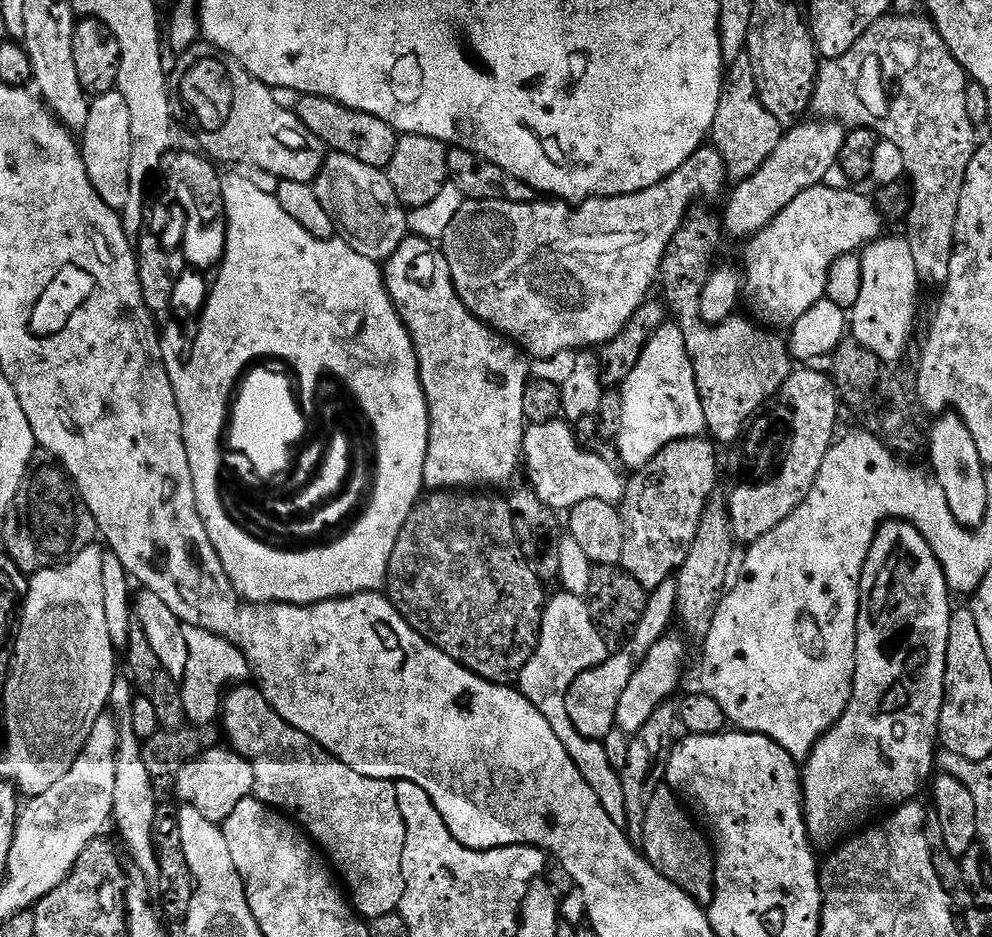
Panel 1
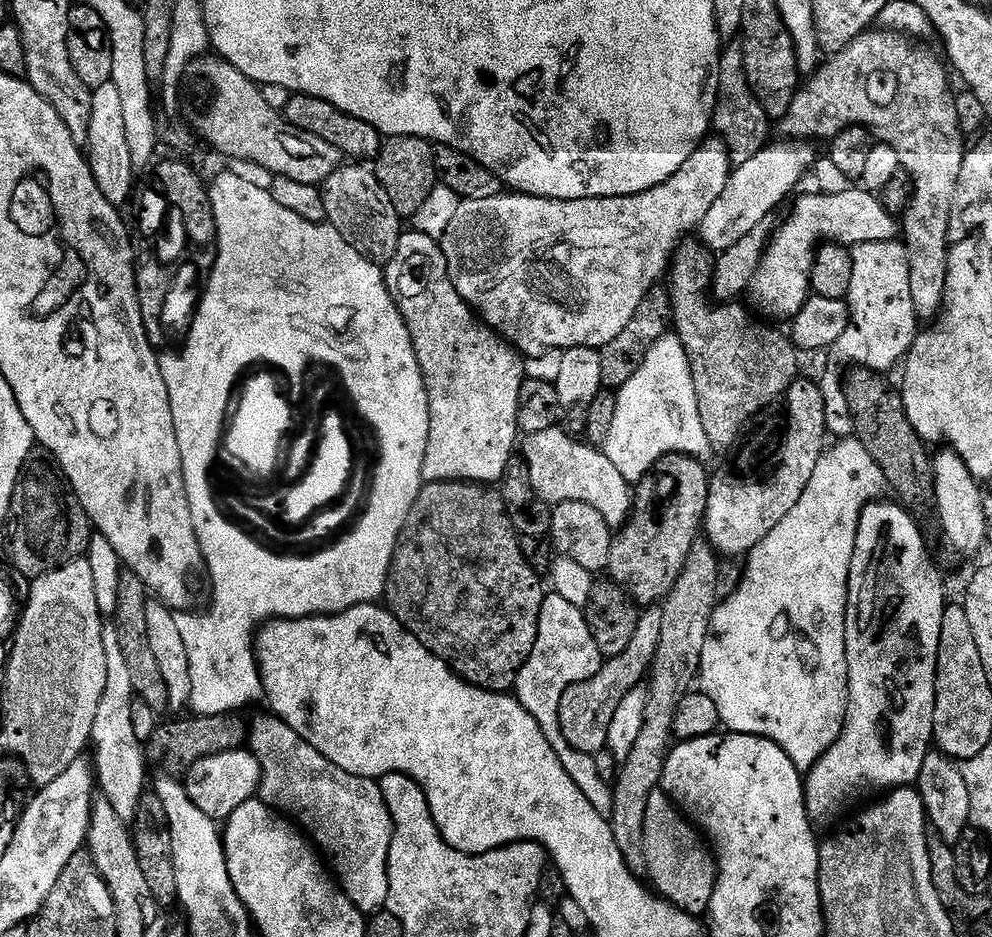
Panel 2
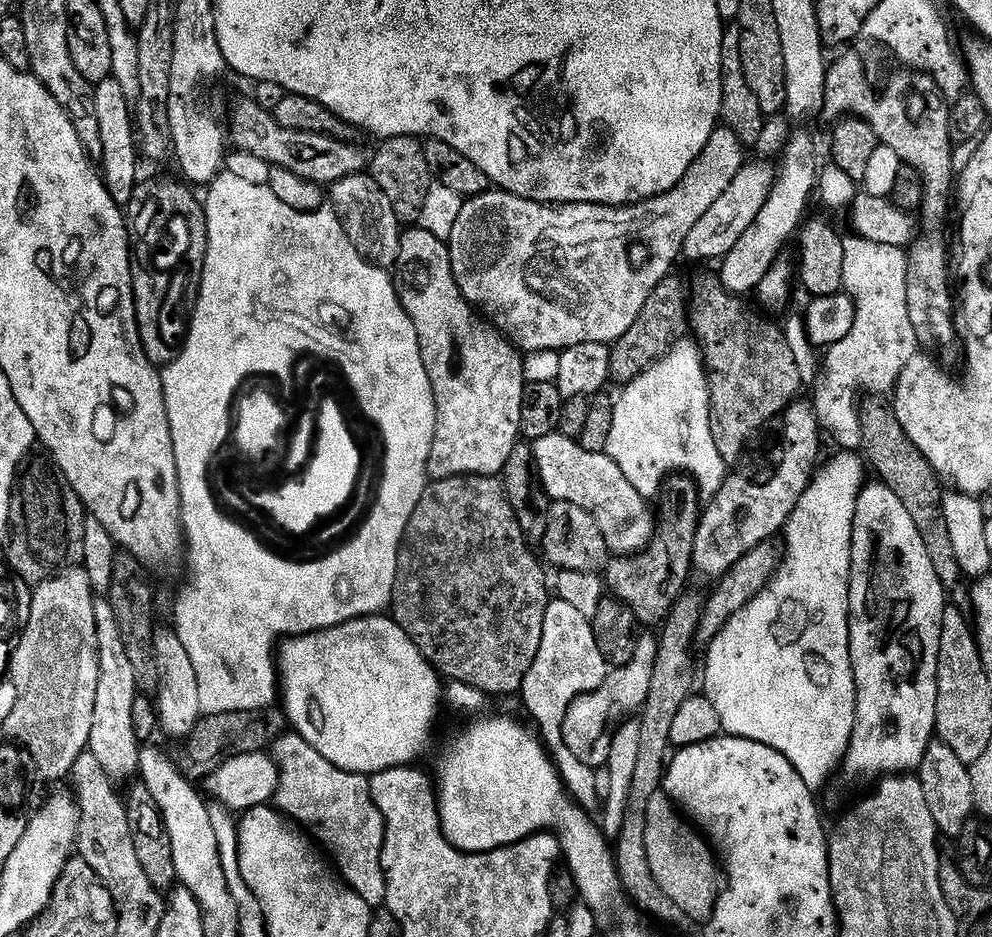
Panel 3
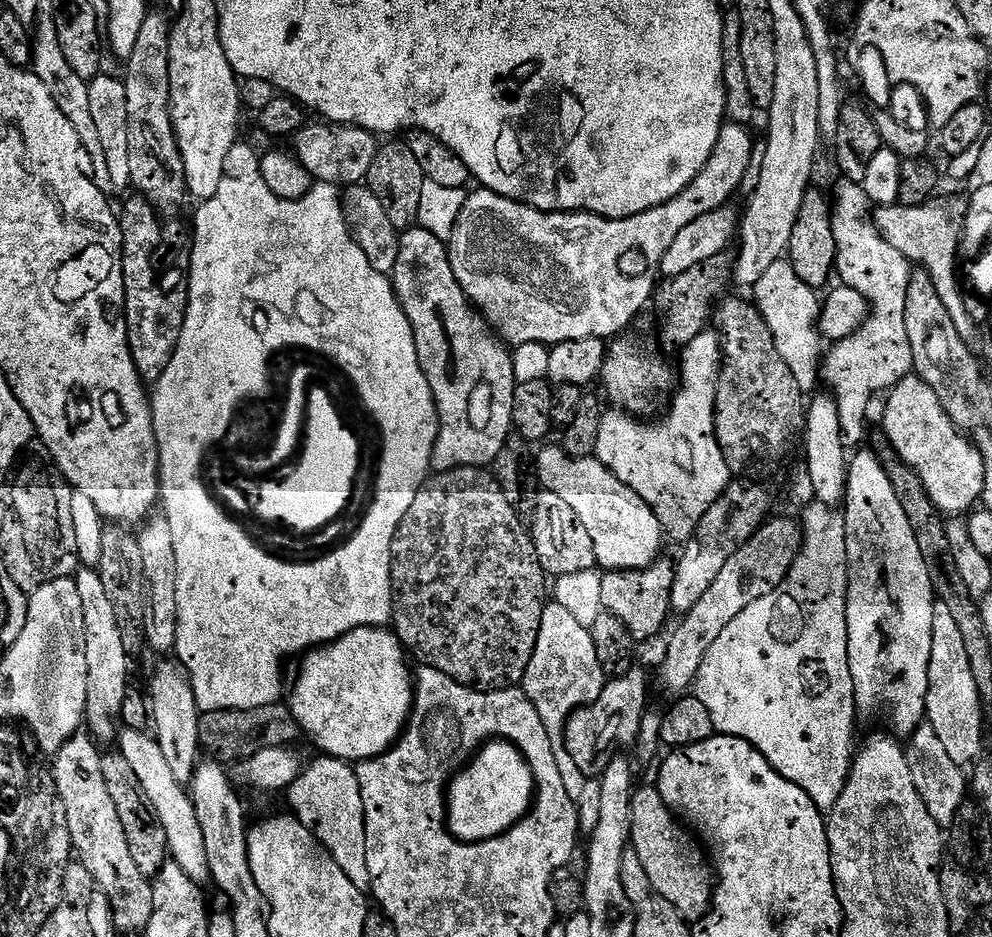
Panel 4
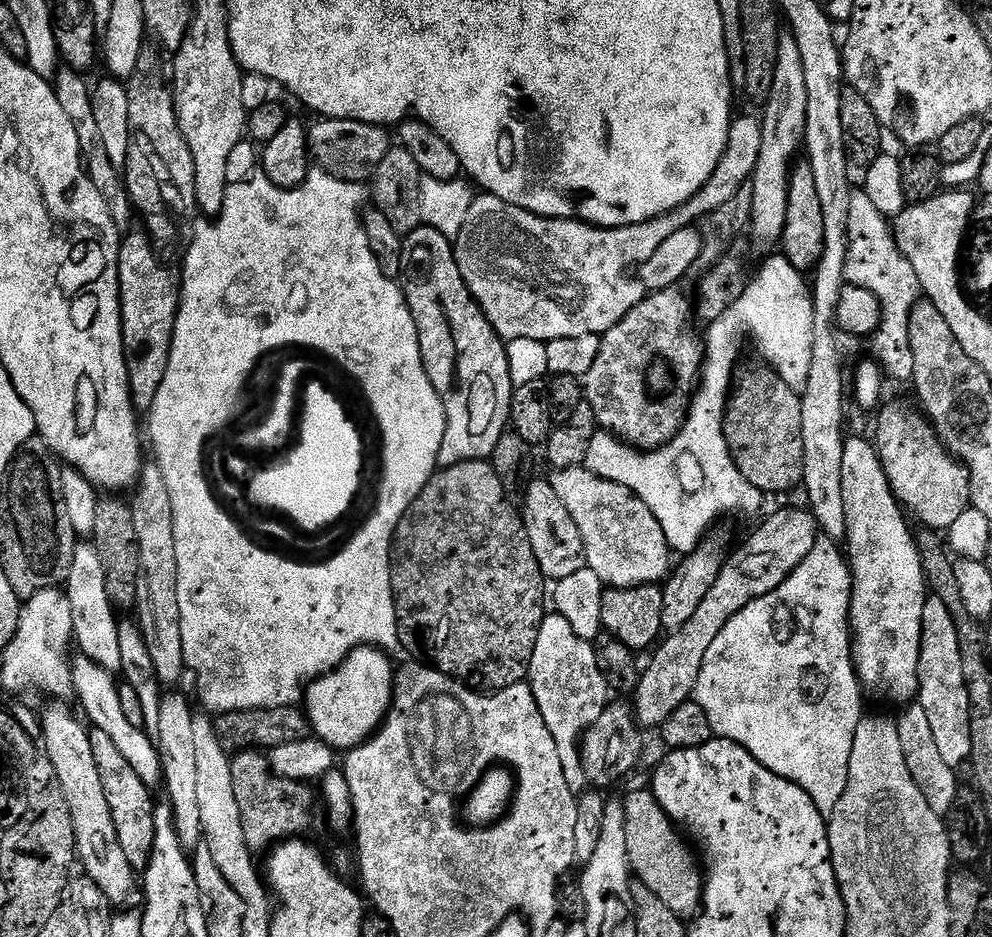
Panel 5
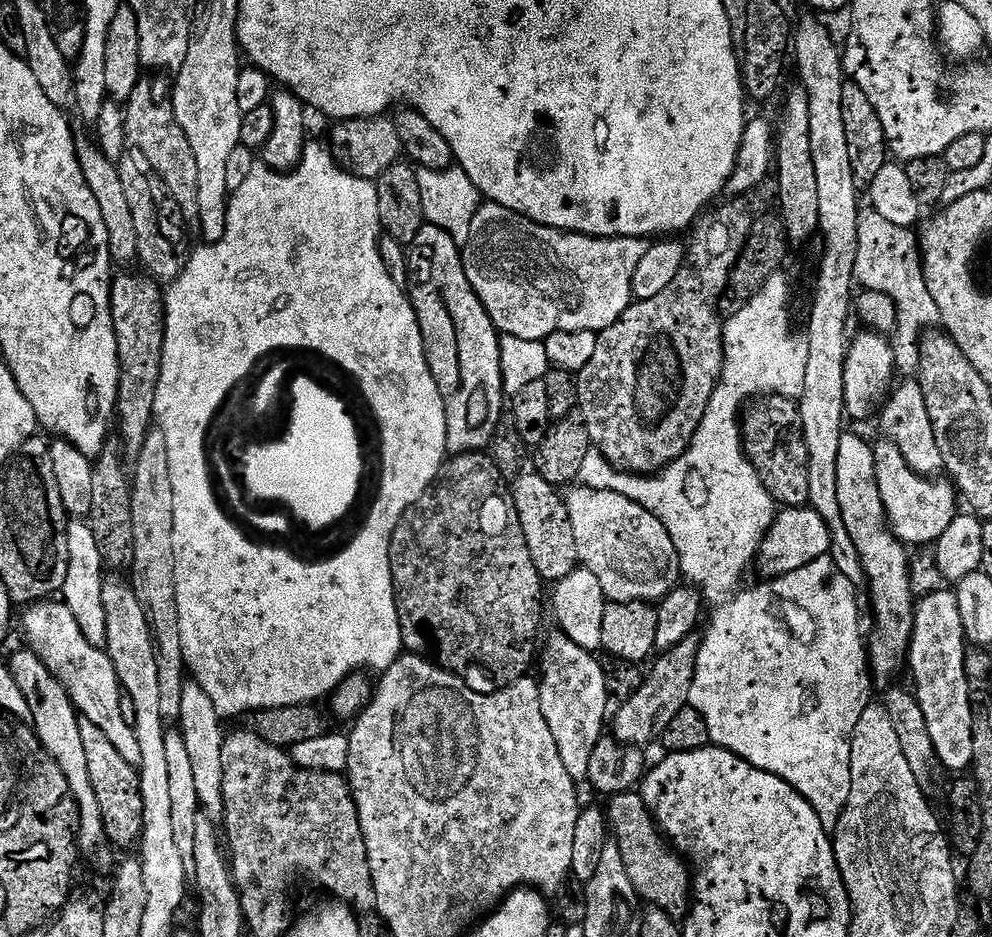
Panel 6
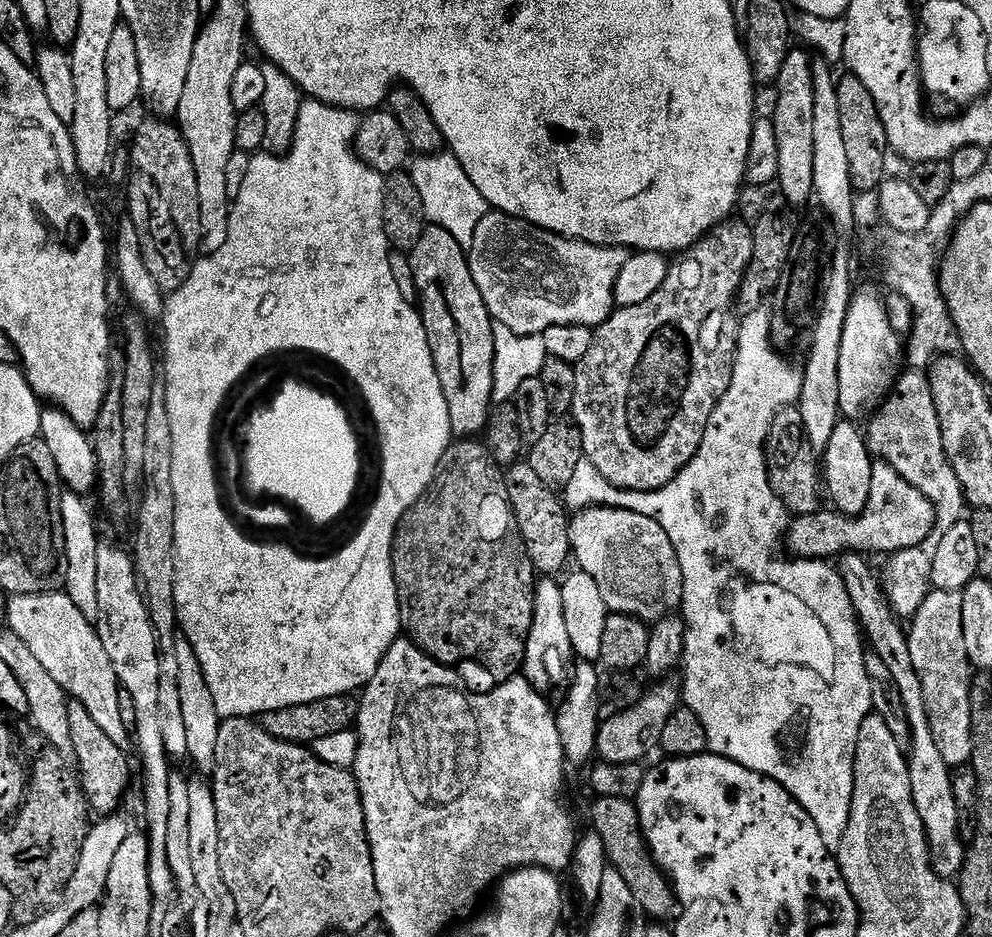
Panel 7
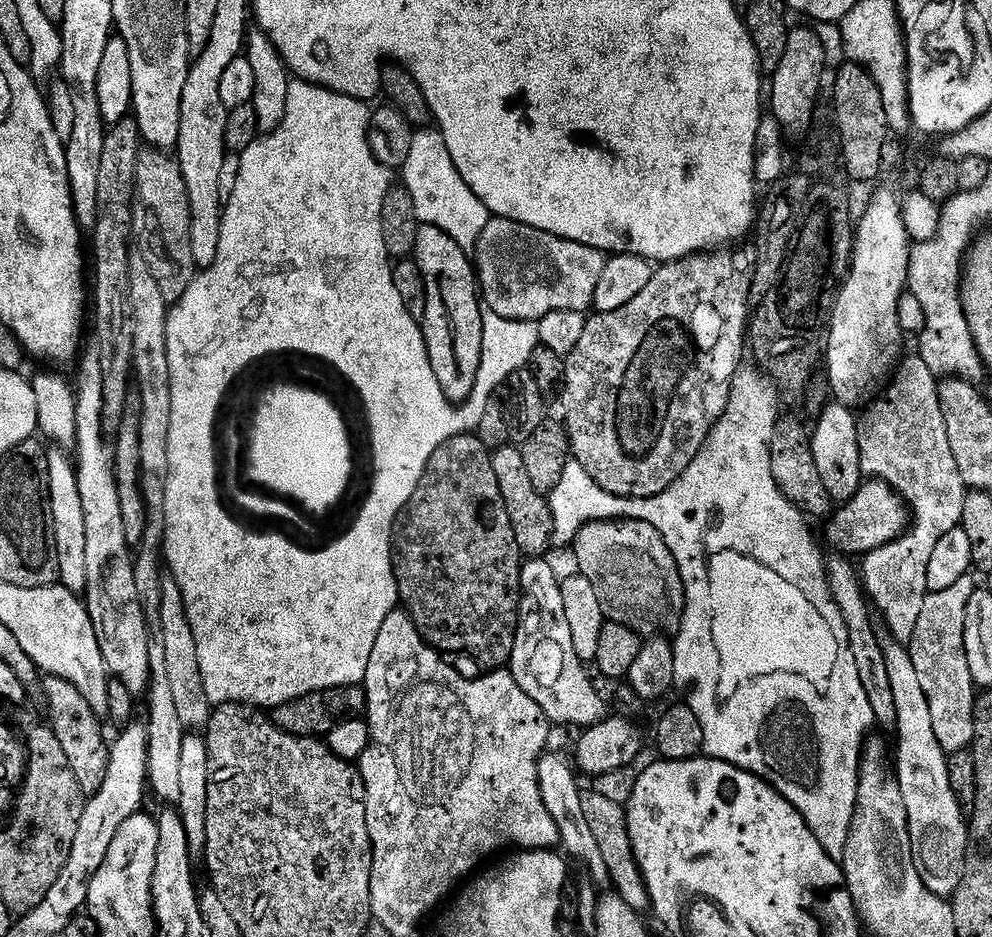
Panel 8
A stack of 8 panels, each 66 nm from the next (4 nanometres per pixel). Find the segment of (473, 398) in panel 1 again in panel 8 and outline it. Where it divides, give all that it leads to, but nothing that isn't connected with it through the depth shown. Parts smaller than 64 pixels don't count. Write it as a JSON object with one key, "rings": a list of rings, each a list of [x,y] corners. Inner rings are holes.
{"rings":[[[421,224],[418,230],[414,263],[420,267],[426,286],[426,314],[422,327],[430,366],[434,366],[434,378],[438,378],[442,394],[459,406],[471,396],[476,385],[482,362],[482,338],[486,334],[476,269],[469,253],[464,252],[450,234],[442,234],[442,230],[429,224]]]}

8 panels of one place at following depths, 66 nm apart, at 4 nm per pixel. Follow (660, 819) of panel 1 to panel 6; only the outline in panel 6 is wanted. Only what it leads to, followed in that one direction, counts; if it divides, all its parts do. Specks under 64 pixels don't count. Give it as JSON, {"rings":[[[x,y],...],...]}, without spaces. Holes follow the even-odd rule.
{"rings":[[[639,791],[623,792],[607,801],[606,815],[611,839],[622,854],[626,874],[645,905],[660,908],[673,918],[687,917],[690,911],[692,876],[683,856],[672,847],[653,820]]]}

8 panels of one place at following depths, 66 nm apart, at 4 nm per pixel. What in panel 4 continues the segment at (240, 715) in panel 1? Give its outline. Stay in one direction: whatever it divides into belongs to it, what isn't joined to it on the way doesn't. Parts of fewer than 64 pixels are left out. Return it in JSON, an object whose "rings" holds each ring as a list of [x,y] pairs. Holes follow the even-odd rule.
{"rings":[[[327,754],[317,755],[317,760],[312,760],[303,765],[298,779],[286,789],[288,804],[291,815],[306,826],[318,838],[318,842],[342,866],[342,874],[358,886],[358,890],[367,893],[372,887],[370,878],[370,866],[366,864],[366,818],[364,817],[364,807],[362,806],[362,786],[358,786],[355,767],[349,761],[336,760]]]}

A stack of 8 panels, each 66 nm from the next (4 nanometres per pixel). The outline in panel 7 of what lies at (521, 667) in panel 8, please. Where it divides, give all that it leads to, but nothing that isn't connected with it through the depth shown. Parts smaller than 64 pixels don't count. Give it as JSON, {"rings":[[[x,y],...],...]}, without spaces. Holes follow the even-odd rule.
{"rings":[[[537,579],[536,590],[532,594],[532,625],[526,642],[522,669],[522,675],[533,687],[545,694],[551,693],[551,688],[558,687],[560,683],[561,687],[569,679],[570,665],[574,660],[570,634],[566,631],[566,618],[562,615],[562,590],[560,584],[552,580],[555,579]]]}

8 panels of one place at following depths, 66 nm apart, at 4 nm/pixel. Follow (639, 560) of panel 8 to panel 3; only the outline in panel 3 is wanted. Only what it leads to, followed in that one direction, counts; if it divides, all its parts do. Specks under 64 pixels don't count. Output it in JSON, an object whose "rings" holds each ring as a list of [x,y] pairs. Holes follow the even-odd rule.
{"rings":[[[559,431],[535,441],[534,451],[540,487],[553,501],[565,500],[590,513],[606,538],[609,553],[630,556],[647,546],[654,531],[653,509],[648,509],[649,501],[626,482],[626,474],[607,454],[586,450]]]}

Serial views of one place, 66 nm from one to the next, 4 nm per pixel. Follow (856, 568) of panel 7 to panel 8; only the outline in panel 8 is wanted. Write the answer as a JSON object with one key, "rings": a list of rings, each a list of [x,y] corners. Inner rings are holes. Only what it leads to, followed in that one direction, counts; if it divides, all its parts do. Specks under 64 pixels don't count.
{"rings":[[[891,638],[881,639],[880,645],[882,654],[886,654],[890,690],[894,693],[894,775],[902,790],[902,802],[906,802],[914,862],[928,890],[936,896],[952,898],[962,882],[966,866],[970,824],[966,813],[960,809],[958,798],[954,798],[948,769],[949,753],[938,746],[930,702],[926,702],[926,693],[922,690],[922,681],[918,679],[911,651]]]}

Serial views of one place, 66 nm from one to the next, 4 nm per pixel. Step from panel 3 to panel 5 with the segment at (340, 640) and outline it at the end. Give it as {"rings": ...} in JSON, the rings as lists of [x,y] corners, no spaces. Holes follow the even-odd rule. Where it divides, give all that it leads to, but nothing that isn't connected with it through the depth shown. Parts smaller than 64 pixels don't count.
{"rings":[[[356,648],[326,678],[312,681],[306,692],[310,728],[333,750],[351,750],[364,743],[384,723],[394,695],[394,667],[379,648]]]}

